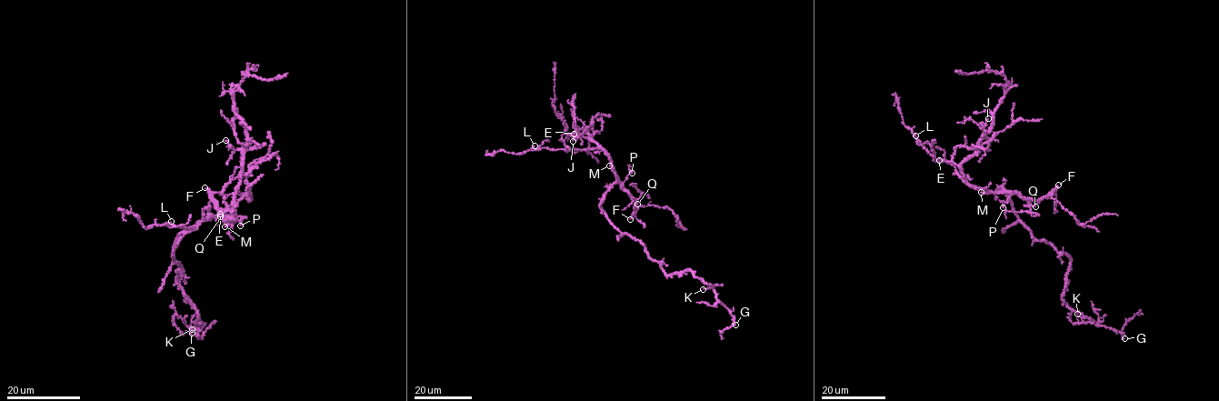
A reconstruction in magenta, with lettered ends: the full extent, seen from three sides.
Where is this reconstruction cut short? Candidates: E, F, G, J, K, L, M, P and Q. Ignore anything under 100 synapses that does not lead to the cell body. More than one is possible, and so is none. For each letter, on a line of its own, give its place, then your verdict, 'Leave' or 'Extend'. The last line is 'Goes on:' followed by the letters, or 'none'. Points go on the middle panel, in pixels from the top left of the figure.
E: Place: (574, 134). Leave
F: Place: (630, 219). Extend
G: Place: (735, 325). Leave
J: Place: (573, 141). Leave
K: Place: (703, 289). Leave
L: Place: (534, 145). Leave
M: Place: (609, 165). Leave
P: Place: (632, 173). Leave
Q: Place: (637, 204). Leave
Goes on: F

